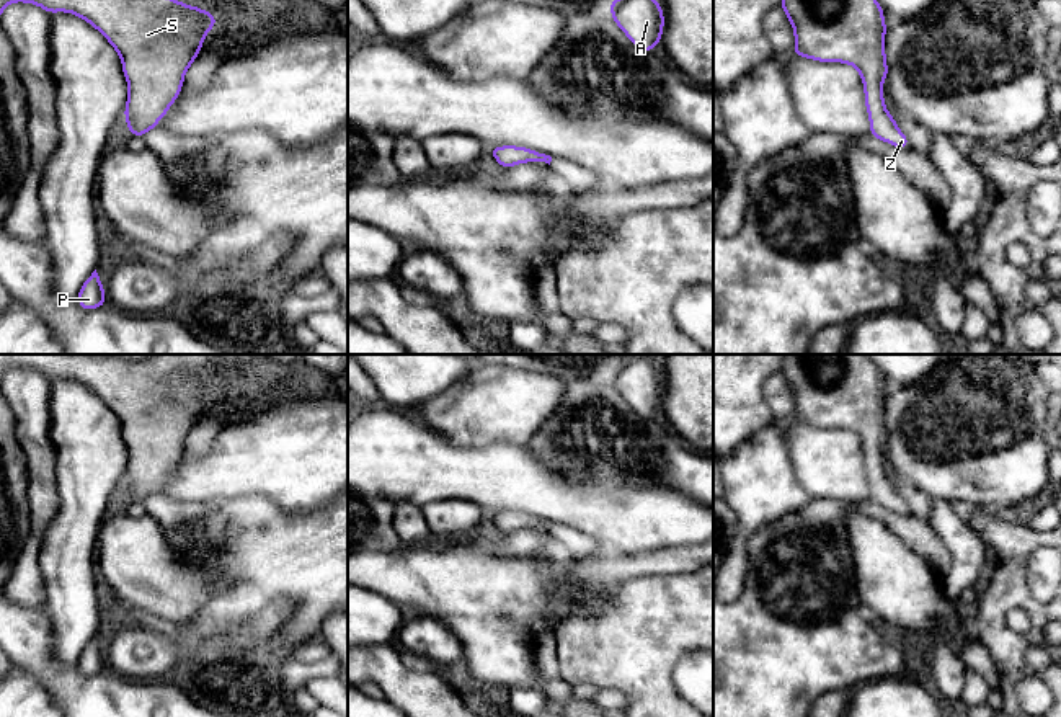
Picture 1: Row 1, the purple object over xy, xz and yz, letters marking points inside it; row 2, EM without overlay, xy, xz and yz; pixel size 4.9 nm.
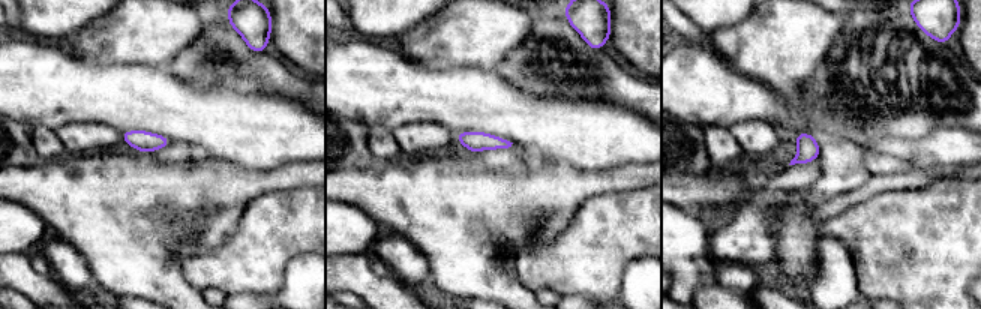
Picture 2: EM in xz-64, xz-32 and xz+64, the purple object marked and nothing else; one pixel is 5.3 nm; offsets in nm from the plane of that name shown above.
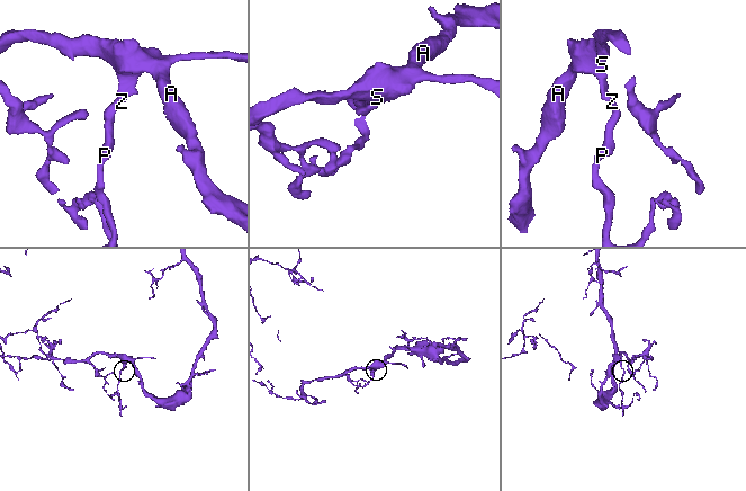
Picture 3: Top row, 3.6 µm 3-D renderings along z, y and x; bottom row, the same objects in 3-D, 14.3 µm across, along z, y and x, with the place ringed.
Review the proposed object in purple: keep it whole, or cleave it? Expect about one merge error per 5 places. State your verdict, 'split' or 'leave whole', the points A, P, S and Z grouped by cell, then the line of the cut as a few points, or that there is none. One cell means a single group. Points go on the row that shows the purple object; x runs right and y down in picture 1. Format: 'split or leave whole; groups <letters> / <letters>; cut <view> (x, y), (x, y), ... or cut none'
leave whole; groups A P S Z; cut none

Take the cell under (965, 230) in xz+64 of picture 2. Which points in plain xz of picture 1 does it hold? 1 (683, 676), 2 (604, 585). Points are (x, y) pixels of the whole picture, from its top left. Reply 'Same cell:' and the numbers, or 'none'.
Same cell: none

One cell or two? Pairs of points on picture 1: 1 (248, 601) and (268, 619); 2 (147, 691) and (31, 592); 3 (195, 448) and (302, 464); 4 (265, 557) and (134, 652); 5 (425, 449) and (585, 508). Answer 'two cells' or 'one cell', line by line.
1: two cells
2: two cells
3: two cells
4: one cell
5: one cell

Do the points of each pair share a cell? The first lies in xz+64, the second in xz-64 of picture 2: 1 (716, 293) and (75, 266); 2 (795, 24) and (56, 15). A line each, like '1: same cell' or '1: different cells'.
1: different cells
2: different cells

